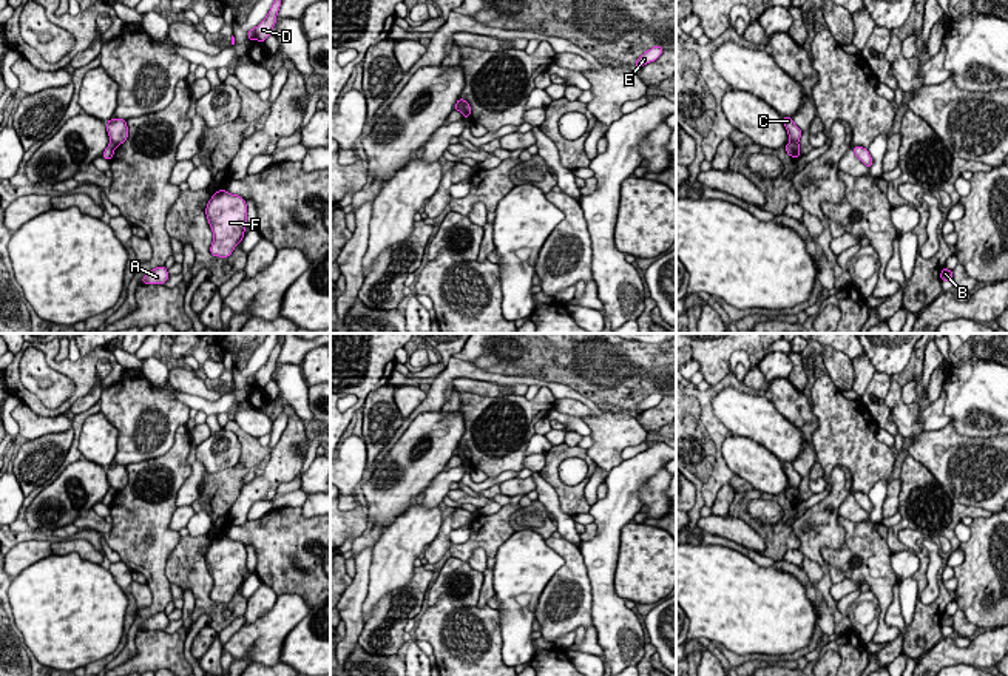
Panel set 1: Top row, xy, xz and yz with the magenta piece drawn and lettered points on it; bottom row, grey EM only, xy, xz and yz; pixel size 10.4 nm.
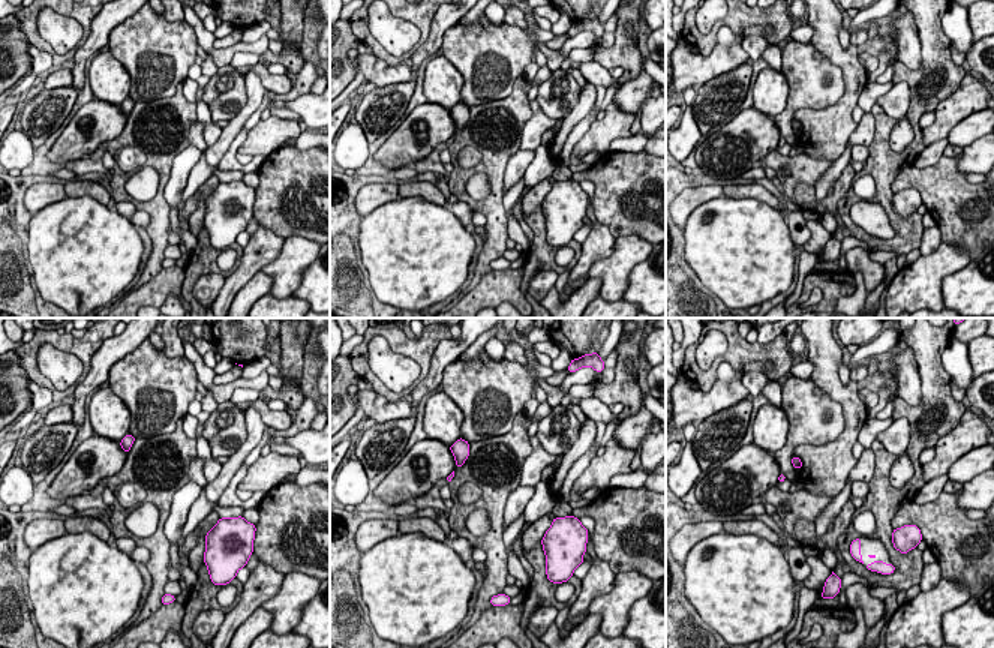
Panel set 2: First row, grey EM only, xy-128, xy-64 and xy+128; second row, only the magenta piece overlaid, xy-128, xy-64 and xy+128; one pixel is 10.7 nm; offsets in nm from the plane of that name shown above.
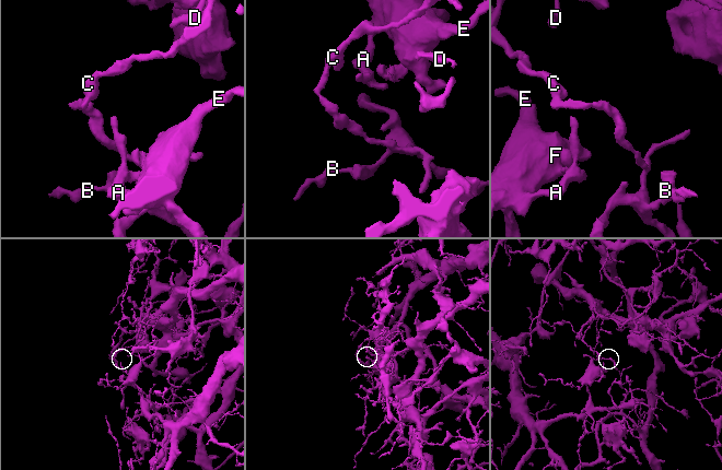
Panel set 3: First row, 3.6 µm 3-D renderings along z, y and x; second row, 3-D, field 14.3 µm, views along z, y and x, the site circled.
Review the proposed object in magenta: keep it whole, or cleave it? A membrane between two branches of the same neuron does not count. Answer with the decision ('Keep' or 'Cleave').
Cleave

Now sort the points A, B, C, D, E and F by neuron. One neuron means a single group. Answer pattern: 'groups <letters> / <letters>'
groups A B D E F / C

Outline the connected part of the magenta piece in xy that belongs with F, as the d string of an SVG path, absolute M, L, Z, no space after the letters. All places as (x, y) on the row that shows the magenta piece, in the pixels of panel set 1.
M216 191L207 204L205 215L213 232L210 253L228 258L244 238L247 225L247 204L238 194Z

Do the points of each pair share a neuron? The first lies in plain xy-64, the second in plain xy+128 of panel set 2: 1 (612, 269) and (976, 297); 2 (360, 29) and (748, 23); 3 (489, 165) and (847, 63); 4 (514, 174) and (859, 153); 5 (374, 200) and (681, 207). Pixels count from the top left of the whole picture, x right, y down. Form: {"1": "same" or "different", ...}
{"1": "different", "2": "same", "3": "same", "4": "same", "5": "same"}

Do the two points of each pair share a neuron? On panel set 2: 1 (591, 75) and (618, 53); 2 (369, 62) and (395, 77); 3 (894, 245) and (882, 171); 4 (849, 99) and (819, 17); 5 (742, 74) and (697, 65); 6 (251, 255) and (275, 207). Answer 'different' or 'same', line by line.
1: different
2: same
3: same
4: same
5: different
6: different

